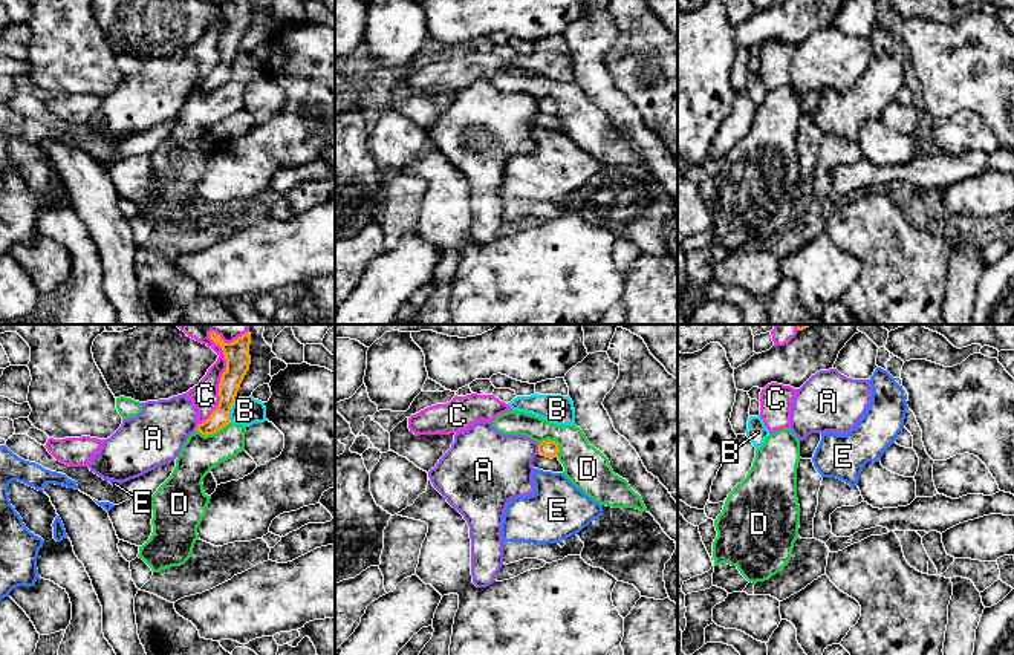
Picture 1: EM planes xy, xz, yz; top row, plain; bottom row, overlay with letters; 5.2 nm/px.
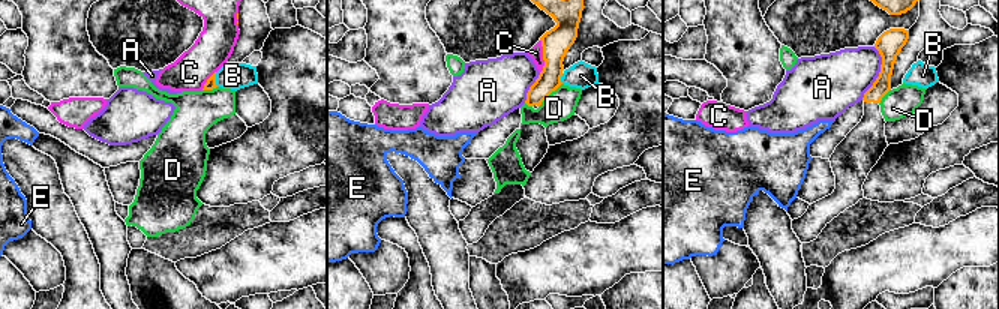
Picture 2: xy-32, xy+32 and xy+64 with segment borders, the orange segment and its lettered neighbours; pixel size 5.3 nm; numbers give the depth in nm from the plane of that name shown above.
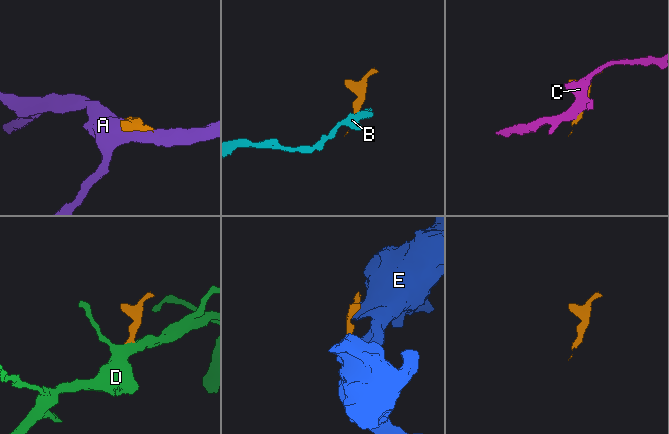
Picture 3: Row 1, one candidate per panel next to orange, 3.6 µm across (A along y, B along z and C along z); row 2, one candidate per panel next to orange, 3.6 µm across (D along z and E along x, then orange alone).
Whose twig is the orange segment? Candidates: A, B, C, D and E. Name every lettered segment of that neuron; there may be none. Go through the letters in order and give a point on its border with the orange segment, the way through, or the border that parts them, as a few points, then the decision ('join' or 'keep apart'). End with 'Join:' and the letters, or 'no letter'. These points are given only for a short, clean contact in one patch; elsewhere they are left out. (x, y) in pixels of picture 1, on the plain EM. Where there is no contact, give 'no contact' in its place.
A: meets orange in xz at (539, 106); border along xz (537, 101), (539, 109); keep apart
B: meets orange in xy at (230, 68); border along xy (236, 57), (230, 69), (230, 78); keep apart
C: meets orange in xy at (219, 43); keep apart
D: meets orange in xy at (213, 89); border along xy (230, 78), (211, 91), (202, 92), (196, 87); keep apart
E: no contact; keep apart
Join: no letter

